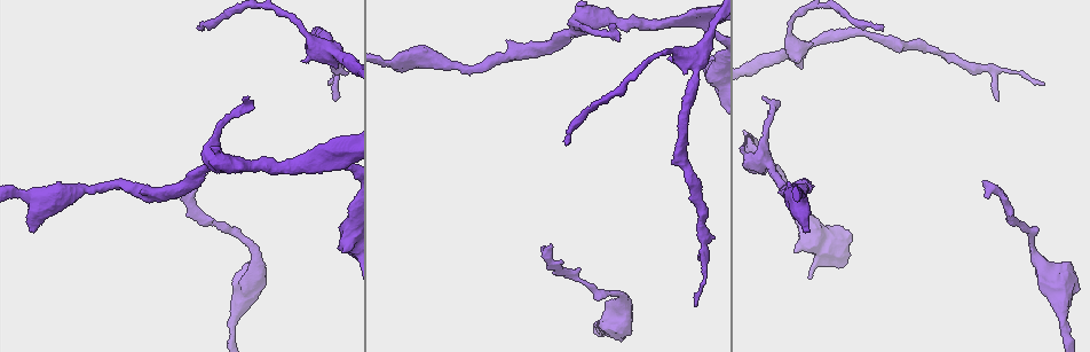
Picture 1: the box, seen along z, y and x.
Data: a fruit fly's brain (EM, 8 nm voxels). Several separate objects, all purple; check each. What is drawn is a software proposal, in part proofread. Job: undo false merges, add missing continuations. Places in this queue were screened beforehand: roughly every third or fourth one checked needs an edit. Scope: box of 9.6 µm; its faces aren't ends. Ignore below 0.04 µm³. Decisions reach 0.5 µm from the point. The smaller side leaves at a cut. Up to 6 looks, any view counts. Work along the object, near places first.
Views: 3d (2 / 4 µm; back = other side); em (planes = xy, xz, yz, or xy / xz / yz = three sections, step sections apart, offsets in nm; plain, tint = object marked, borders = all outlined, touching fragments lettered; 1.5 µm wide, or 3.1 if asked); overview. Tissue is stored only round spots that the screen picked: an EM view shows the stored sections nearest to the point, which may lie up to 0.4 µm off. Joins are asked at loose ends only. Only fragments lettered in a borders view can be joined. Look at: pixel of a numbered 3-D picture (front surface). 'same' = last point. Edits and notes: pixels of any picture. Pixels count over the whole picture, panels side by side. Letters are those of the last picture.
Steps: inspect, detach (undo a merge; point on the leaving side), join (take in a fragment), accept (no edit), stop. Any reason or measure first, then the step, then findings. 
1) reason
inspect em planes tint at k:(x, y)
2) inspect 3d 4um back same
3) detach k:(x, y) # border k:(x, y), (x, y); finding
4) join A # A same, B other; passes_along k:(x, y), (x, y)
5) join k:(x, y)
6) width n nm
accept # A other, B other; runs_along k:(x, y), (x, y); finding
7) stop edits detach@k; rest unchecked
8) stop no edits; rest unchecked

end of a long branch
inspect 3d 4um at 1:(542, 249)

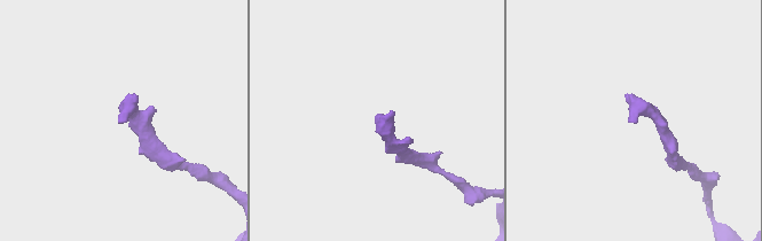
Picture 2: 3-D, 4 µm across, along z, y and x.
inspect em planes tint at 2:(634, 123)

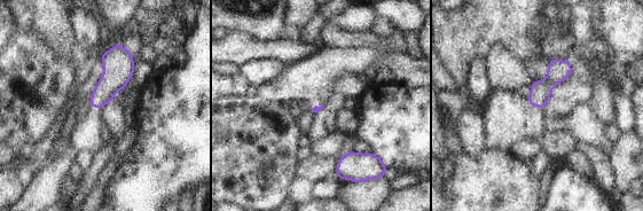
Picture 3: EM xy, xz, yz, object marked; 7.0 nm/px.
inspect em planes borders same

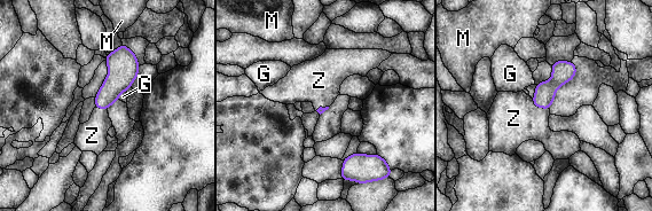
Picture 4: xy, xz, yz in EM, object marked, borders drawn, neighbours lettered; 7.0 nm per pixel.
join Z # G other, M other, Z same; passes_along 4:(546, 92), (539, 107), (513, 118); the neuron continues

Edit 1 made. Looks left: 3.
inspect overview

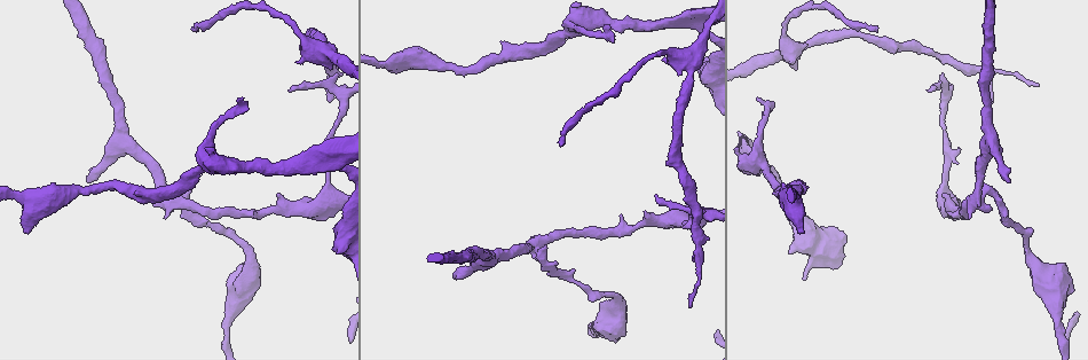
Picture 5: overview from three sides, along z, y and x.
thin end
inspect em xy step 8 tint at 5:(194, 30)

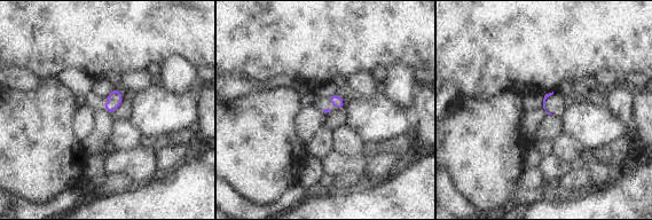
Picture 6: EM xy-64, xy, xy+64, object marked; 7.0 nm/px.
another direction
inspect em planes borders same

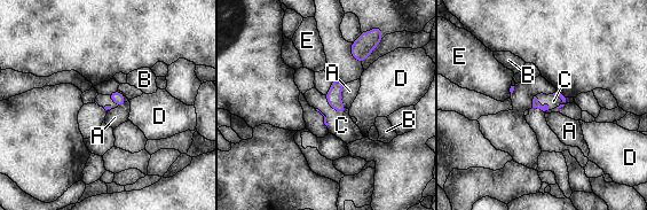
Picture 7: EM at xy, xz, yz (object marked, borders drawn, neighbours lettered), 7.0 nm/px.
longest_contact C 190 nm
join C # A other, B other, C same, D other, E other; the neuron continues

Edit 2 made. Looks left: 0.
stop edits join@4, join@7; rest unchecked

